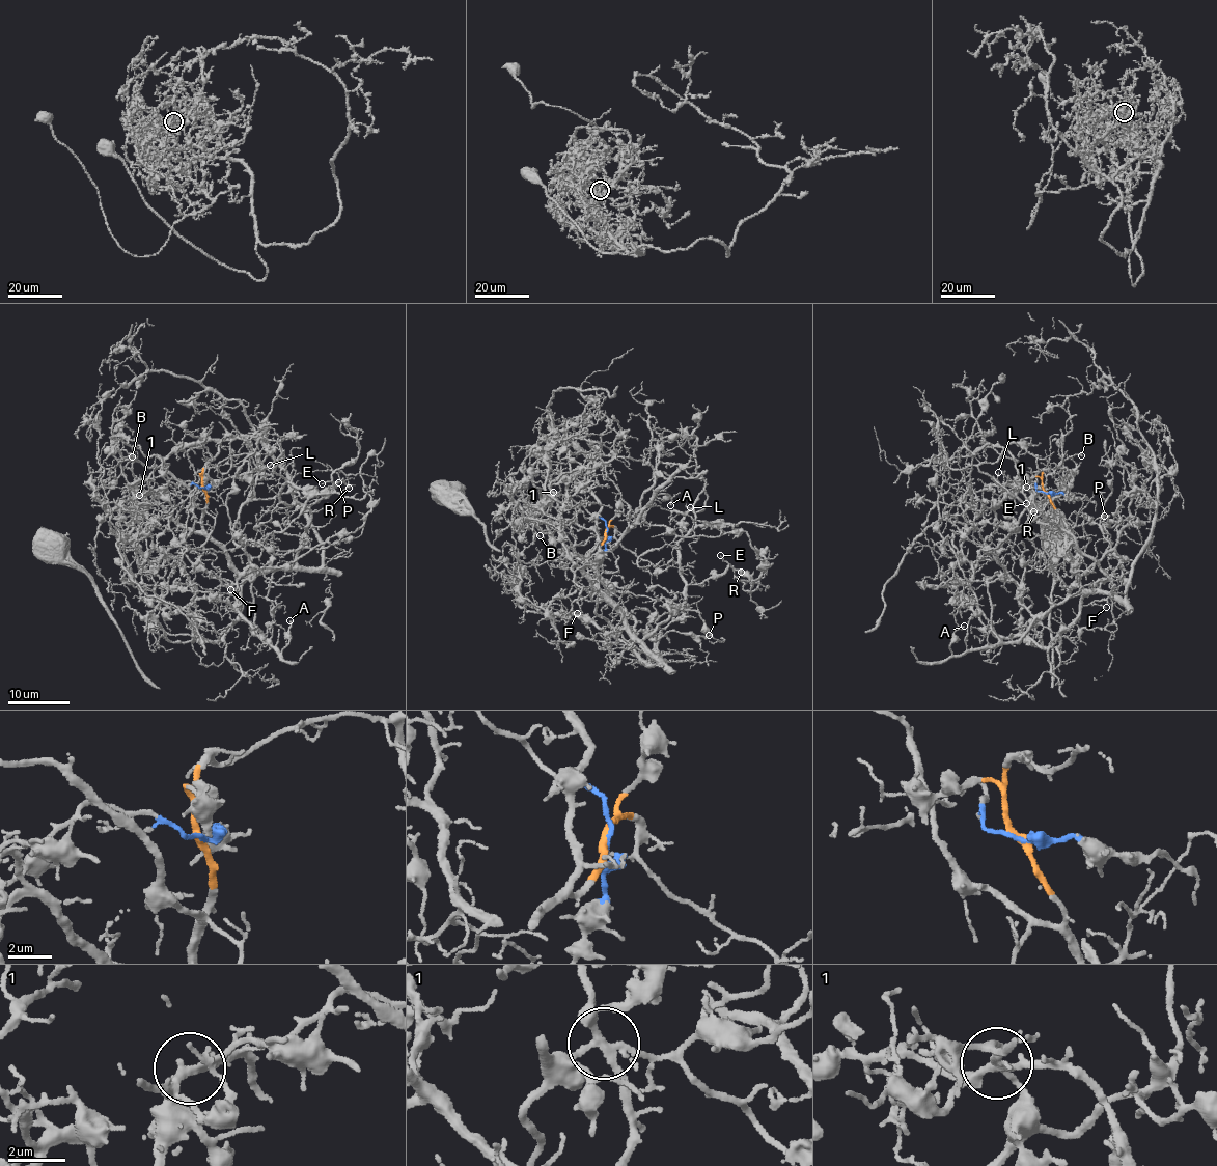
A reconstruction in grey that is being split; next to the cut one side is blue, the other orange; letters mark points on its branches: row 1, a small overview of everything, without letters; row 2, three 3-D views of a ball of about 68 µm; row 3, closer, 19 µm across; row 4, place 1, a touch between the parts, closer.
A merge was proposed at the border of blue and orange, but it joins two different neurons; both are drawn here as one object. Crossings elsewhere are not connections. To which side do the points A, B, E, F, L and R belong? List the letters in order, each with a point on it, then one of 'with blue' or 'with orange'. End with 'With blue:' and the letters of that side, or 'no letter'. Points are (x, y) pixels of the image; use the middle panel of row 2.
A: (670, 505) | with blue
B: (540, 535) | with orange
E: (720, 555) | with orange
F: (577, 613) | with orange
L: (690, 507) | with orange
R: (741, 572) | with orange
With blue: A

